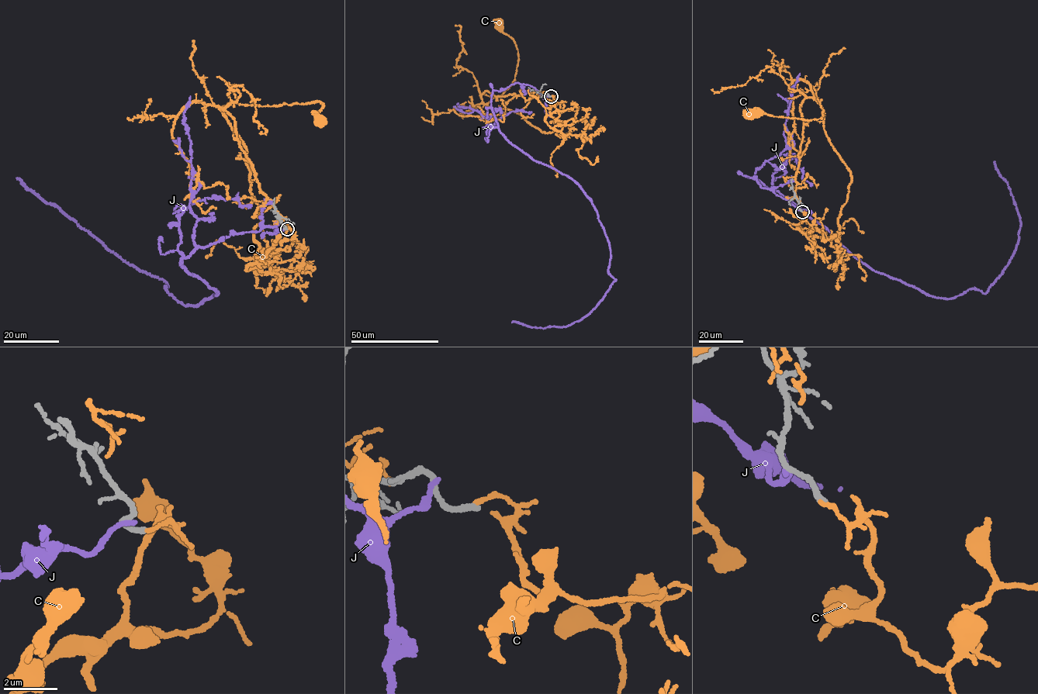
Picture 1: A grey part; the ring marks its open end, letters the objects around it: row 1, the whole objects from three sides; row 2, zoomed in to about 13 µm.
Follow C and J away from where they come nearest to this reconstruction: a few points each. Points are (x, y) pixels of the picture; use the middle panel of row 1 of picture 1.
C: (551, 96), (555, 101), (545, 119), (565, 136), (485, 104), (508, 88), (516, 71), (513, 40), (498, 22)
J: (548, 94), (517, 82), (493, 91), (498, 128), (583, 191), (614, 281), (566, 326), (511, 322)

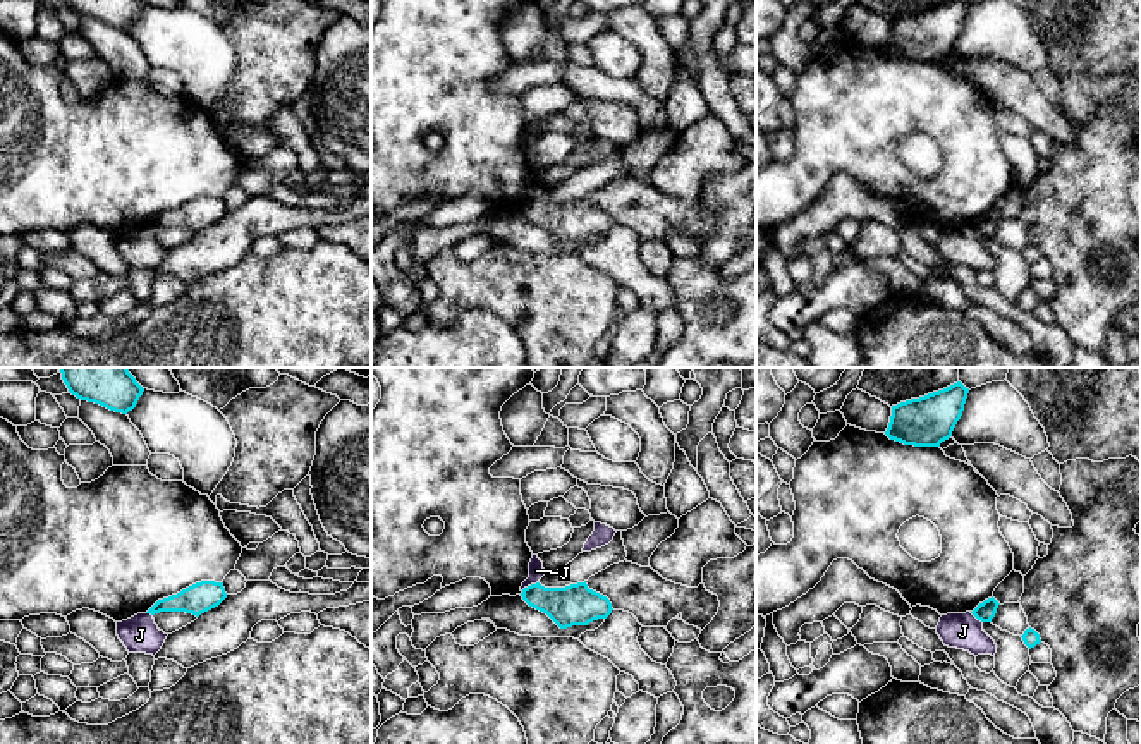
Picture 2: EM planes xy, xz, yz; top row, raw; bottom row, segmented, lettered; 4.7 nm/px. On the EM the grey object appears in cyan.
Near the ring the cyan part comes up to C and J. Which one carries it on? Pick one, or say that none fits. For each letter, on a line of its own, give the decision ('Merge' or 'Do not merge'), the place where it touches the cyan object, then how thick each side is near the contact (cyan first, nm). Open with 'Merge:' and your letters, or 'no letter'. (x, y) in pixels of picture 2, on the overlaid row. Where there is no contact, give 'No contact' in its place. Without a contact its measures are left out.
Merge: no letter
C: Do not merge. No contact
J: Do not merge. Touches cyan at xz (528, 586). Thickness 190 nm (cyan) against 70 nm

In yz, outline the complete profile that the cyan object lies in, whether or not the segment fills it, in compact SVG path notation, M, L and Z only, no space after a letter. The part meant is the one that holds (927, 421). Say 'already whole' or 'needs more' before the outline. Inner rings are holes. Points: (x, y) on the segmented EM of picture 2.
already whole; M957 381L943 390L892 406L885 435L904 445L940 447L952 436L967 393L969 388Z

